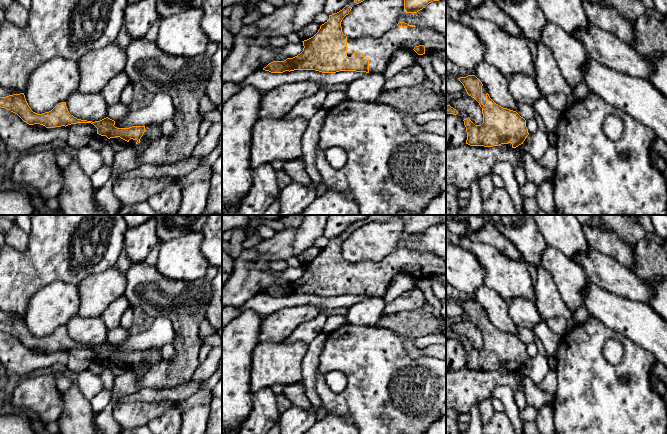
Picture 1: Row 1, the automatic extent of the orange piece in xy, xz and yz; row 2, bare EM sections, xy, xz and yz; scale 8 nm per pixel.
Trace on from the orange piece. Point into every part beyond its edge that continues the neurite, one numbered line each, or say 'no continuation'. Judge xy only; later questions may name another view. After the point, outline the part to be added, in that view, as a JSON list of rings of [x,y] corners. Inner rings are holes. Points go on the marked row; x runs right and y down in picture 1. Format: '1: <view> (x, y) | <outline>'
1: xy (152, 132) | [[[146,125],[145,132],[140,139],[140,142],[145,142],[147,145],[149,145],[161,135],[162,131],[160,125]]]

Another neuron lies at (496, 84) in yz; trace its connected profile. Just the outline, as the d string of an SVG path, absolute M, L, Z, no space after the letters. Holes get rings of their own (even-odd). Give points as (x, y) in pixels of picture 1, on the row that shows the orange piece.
M487 62L475 66L475 76L485 86L490 98L499 106L516 111L517 101L509 91L507 77Z

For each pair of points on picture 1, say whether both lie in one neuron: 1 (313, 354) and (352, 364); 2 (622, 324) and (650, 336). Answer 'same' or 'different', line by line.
1: different
2: same

